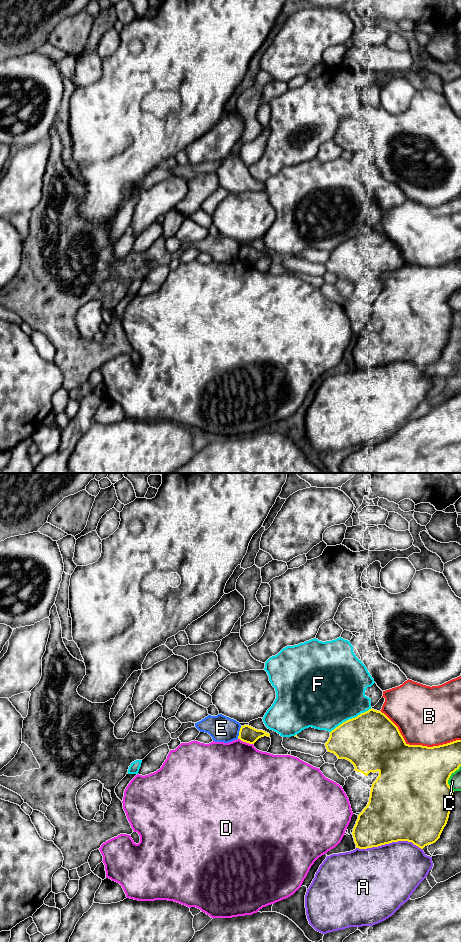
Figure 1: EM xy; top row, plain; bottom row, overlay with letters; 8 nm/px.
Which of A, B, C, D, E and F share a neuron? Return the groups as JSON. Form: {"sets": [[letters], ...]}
{"sets": [["A"], ["B"], ["C"], ["D"], ["E"], ["F"]]}

